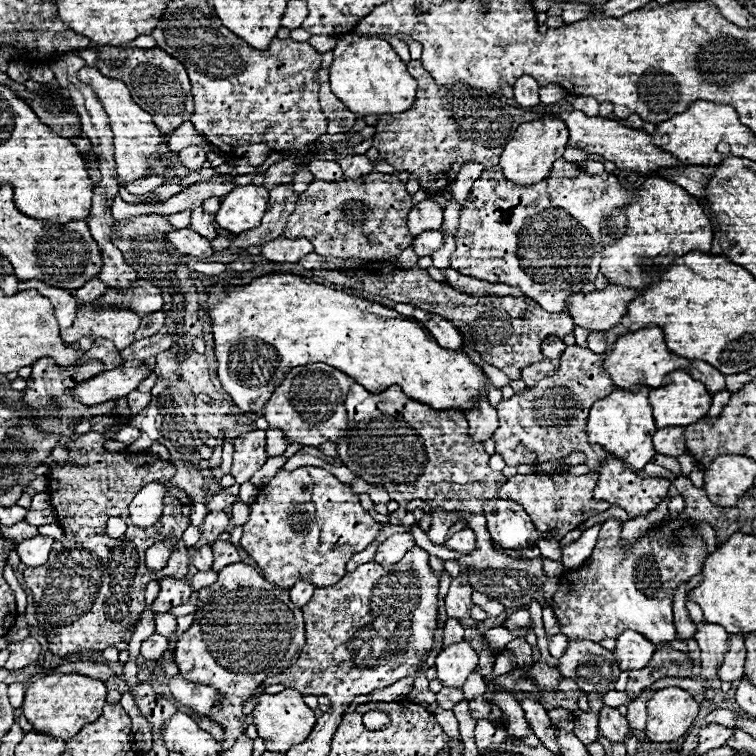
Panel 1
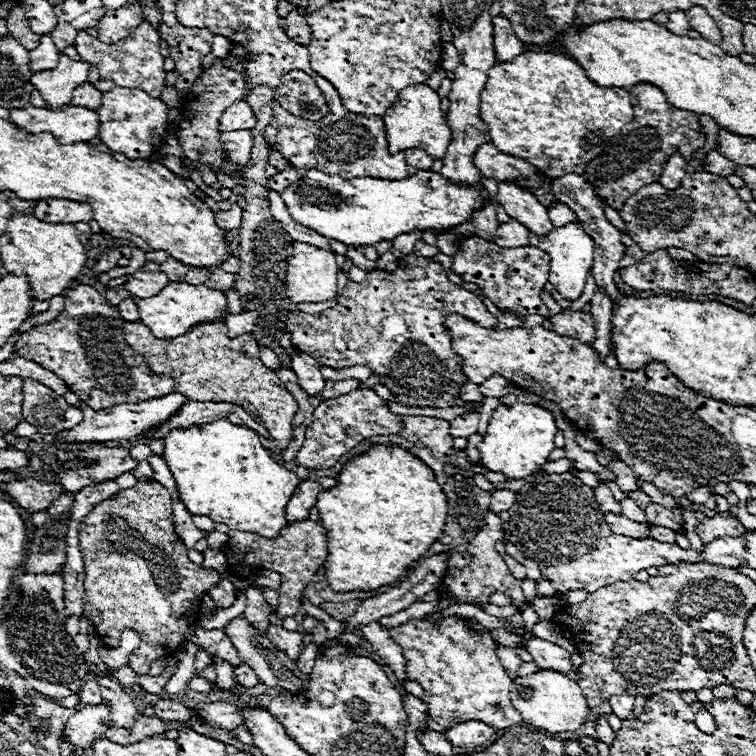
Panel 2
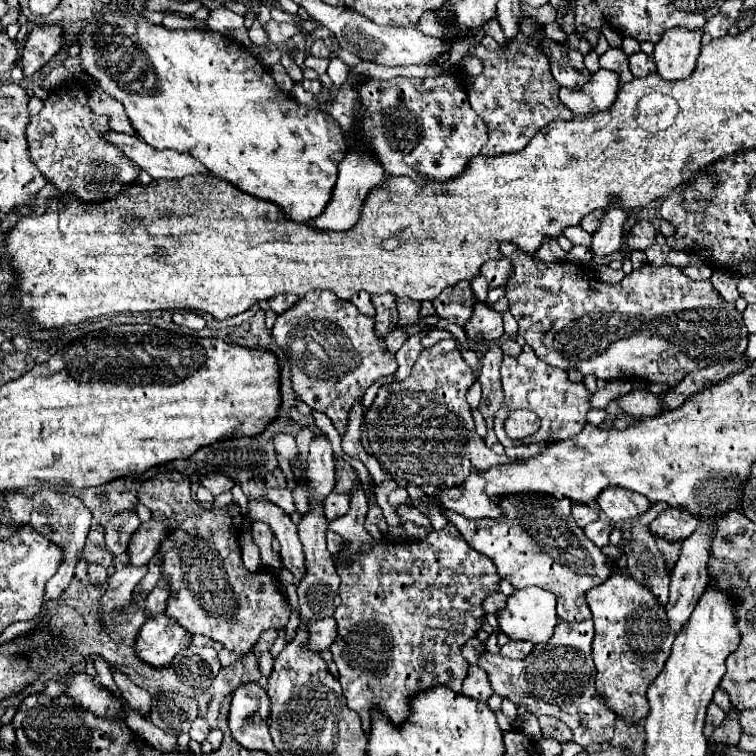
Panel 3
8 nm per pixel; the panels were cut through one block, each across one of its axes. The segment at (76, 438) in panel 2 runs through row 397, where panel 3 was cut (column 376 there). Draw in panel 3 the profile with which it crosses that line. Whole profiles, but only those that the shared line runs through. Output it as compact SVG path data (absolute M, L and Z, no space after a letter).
M354 144L352 150L338 164L338 182L334 186L332 198L330 198L328 206L324 208L324 212L312 220L312 226L320 228L320 230L336 230L336 232L352 228L352 224L356 224L360 206L362 206L368 190L374 188L376 184L380 184L380 180L384 180L384 170L380 168L380 164L376 164L374 156L370 156L370 152L362 144Z

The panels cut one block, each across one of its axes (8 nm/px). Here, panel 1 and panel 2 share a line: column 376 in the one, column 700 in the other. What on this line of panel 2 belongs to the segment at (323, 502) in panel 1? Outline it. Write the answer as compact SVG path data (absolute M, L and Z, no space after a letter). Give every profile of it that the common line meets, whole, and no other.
M728 512L698 522L698 534L700 534L704 544L708 544L708 542L712 542L712 538L718 538L718 536L724 536L724 534L740 536L744 532L748 532L748 530L738 520L734 520Z

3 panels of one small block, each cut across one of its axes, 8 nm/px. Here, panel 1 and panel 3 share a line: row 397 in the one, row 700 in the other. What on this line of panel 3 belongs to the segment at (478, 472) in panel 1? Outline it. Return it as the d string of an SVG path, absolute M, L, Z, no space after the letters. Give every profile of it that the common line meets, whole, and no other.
M446 524L442 530L432 530L424 540L410 542L376 542L366 554L350 554L342 550L344 564L338 564L340 596L342 604L336 608L338 636L330 650L338 666L338 680L342 684L346 702L358 712L364 732L370 732L372 706L388 714L394 724L404 722L408 716L408 698L414 692L446 684L454 692L460 692L462 680L468 670L468 662L462 658L462 644L476 634L484 624L482 600L498 590L500 576L488 556L476 552L462 536Z

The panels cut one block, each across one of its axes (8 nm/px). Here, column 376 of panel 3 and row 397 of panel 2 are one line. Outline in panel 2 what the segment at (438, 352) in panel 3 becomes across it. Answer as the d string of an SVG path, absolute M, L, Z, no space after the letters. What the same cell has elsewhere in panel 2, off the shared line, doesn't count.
M412 252L400 260L394 272L374 270L368 272L364 282L348 280L334 308L320 314L296 310L290 312L286 324L294 348L336 370L368 366L382 376L380 384L396 396L396 404L452 408L460 398L462 384L468 380L460 368L462 358L454 354L452 336L444 326L444 318L450 314L478 320L480 326L498 322L476 294L448 280L442 264Z

